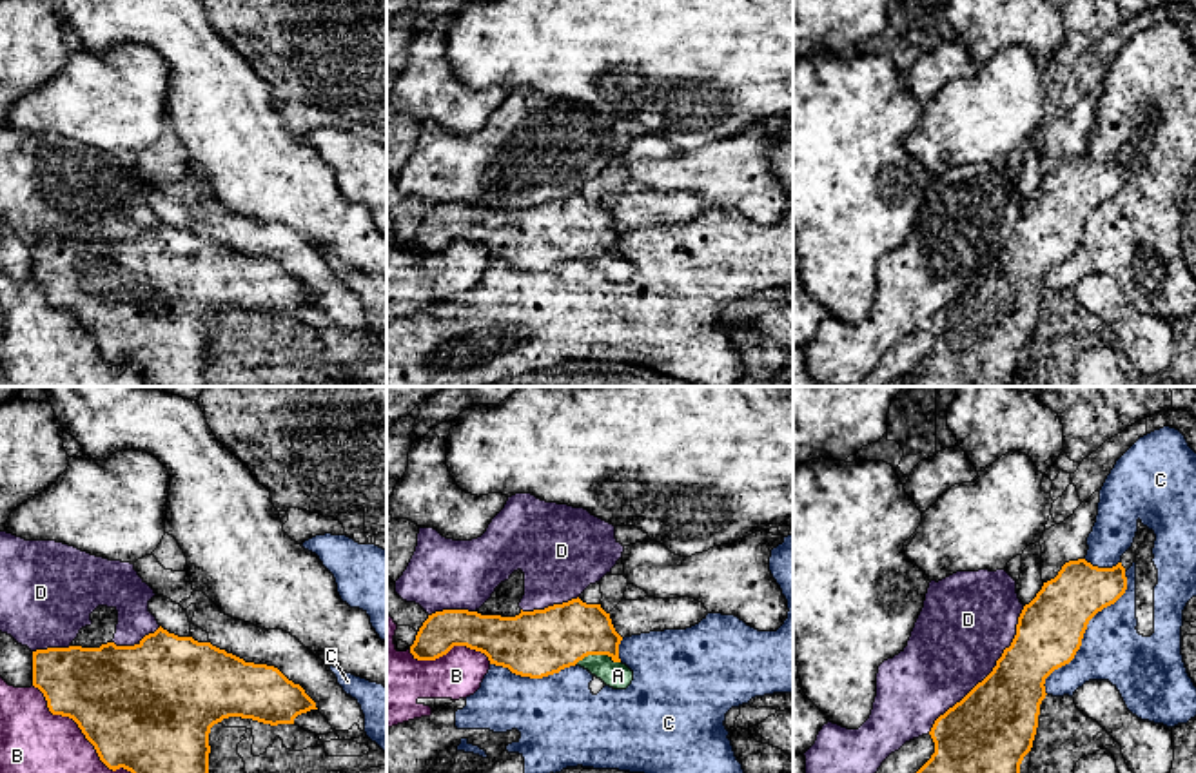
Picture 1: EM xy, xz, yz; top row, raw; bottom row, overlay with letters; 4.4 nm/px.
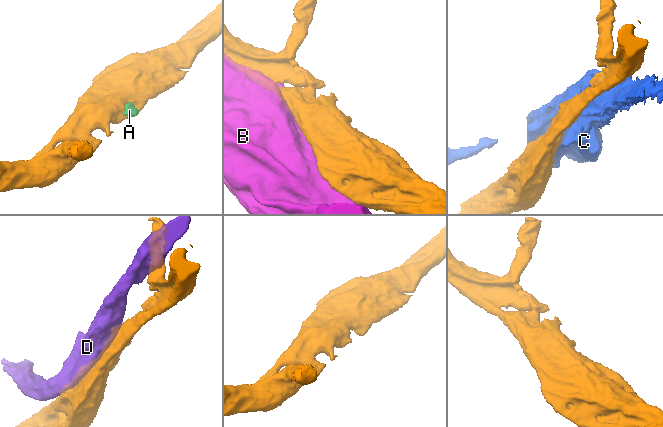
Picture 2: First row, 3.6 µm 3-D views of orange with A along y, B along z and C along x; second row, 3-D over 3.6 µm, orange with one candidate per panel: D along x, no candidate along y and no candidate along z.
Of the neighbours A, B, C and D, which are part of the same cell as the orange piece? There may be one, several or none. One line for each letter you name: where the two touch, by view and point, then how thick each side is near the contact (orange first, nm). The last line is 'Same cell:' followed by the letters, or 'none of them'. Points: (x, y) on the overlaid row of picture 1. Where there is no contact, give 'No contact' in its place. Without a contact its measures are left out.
A: Touches orange at xz (598, 654). Thickness 280 nm (orange) against 120 nm
Same cell: A

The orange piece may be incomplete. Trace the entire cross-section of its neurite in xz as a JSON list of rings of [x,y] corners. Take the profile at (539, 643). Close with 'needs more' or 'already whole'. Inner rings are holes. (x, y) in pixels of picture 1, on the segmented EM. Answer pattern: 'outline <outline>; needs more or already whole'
outline [[[577,597],[544,610],[521,610],[515,617],[481,615],[468,610],[436,612],[419,628],[410,653],[417,660],[436,660],[454,646],[466,646],[485,653],[490,664],[530,679],[543,679],[577,664],[606,686],[626,690],[633,680],[633,671],[619,659],[621,641],[623,637],[615,631],[610,613],[601,604],[586,604]]]; needs more

